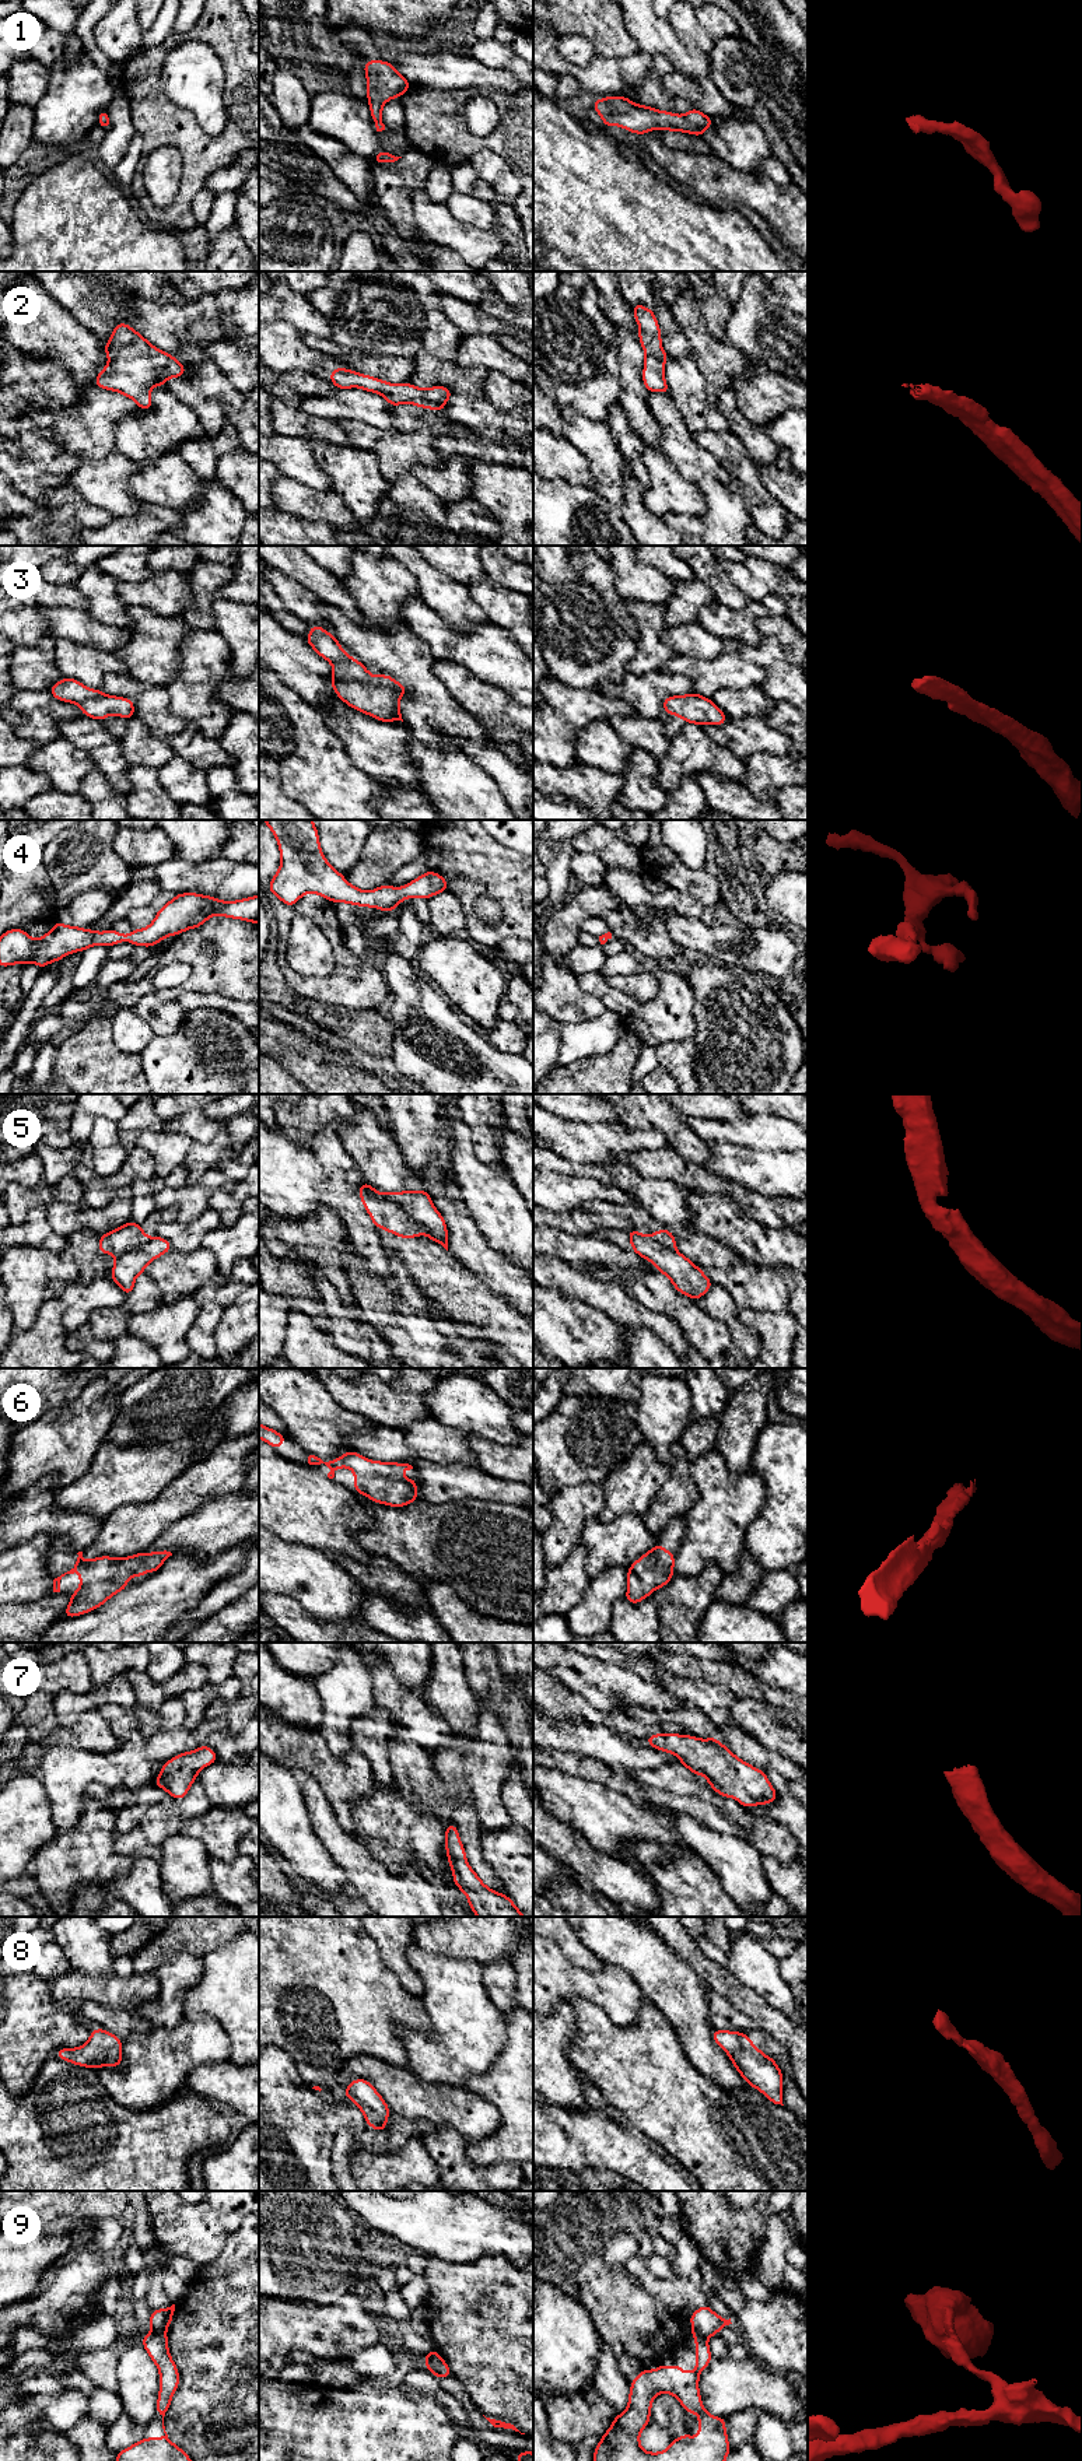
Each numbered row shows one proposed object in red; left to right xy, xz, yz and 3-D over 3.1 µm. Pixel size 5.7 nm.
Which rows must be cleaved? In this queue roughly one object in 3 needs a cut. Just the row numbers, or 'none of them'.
5, 9

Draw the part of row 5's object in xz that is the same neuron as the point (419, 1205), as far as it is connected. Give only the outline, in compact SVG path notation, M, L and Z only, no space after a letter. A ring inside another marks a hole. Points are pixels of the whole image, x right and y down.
M426 1188L419 1192L379 1192L379 1195L402 1207L416 1223L421 1226L424 1234L430 1240L438 1242L448 1251L448 1230L445 1219L434 1207L433 1199Z

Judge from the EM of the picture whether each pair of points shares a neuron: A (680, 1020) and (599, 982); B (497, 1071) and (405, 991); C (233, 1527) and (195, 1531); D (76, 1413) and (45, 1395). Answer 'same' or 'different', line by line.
A: same
B: same
C: same
D: different

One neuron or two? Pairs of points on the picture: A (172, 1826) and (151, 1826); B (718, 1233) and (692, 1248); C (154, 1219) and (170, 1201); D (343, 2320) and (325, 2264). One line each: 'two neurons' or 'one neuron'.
A: one neuron
B: two neurons
C: two neurons
D: two neurons

